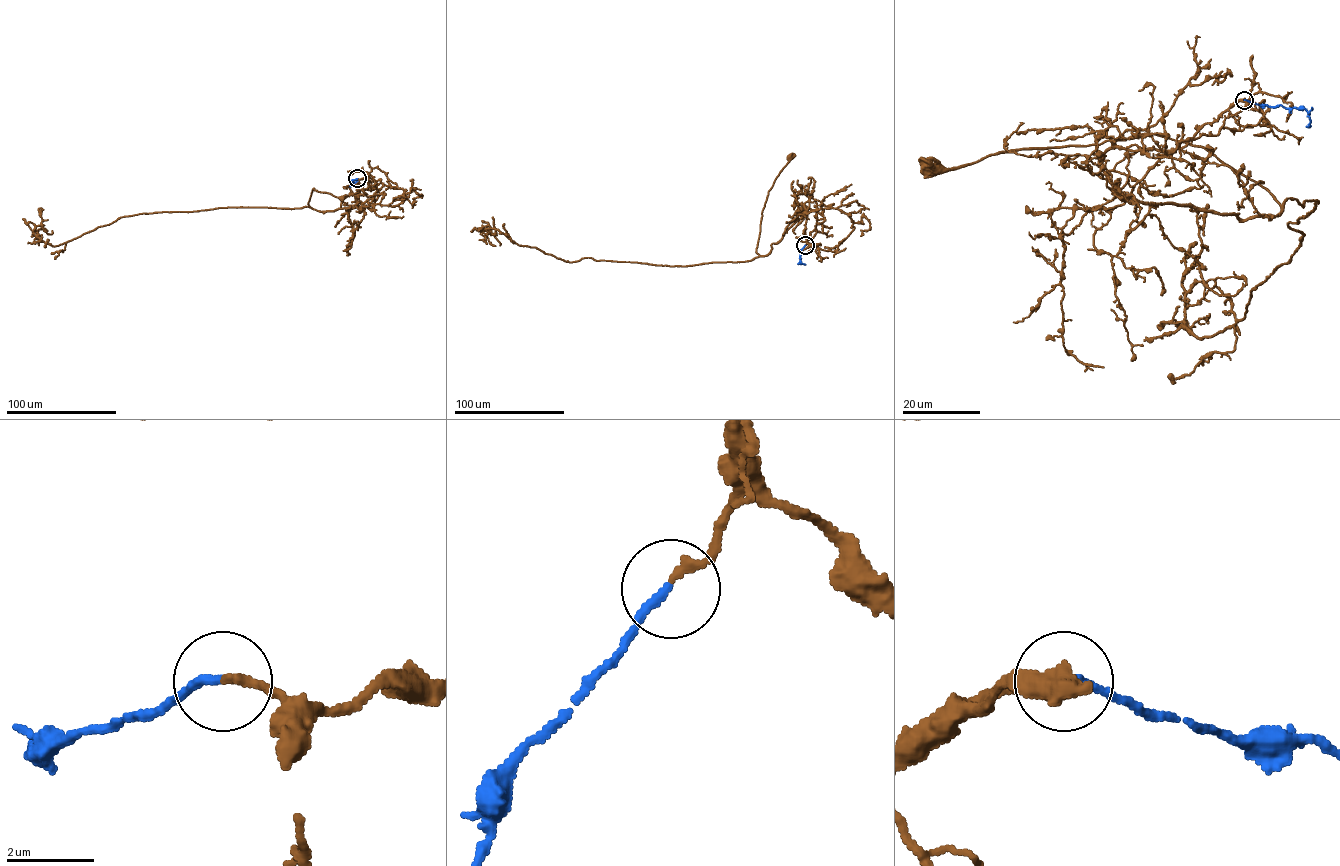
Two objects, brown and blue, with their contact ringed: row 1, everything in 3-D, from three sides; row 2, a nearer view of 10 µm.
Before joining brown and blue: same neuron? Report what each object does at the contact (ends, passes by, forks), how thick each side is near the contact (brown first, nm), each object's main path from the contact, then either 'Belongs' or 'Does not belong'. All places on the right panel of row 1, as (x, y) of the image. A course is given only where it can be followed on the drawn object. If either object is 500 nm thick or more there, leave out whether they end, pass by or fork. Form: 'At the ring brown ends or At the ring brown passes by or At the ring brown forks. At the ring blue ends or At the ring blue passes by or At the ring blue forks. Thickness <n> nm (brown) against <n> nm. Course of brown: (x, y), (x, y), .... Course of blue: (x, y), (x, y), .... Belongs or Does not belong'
At the ring brown ends. At the ring blue ends. Thickness 200 nm (brown) against 200 nm. Course of brown: (1244, 100), (1181, 148), (1110, 148), (1099, 166), (1151, 203), (1274, 216), (1257, 184), (1152, 133), (934, 169). Course of blue: (1245, 100), (1260, 105), (1303, 108), (1307, 112), (1309, 127), (1311, 125). Belongs

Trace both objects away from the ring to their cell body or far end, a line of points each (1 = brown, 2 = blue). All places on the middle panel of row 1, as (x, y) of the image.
1: (805, 245), (803, 204), (803, 215), (768, 253), (756, 252), (768, 191), (789, 157)
2: (805, 245), (800, 252), (801, 263), (798, 264)

